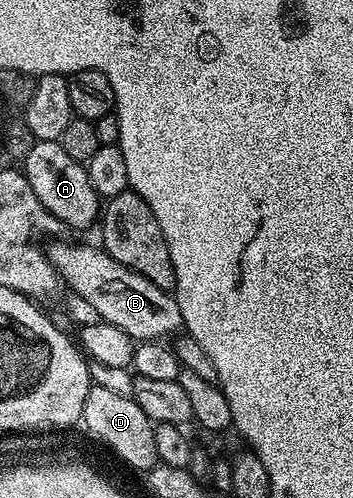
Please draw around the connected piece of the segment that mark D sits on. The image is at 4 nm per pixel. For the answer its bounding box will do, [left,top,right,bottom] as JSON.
[81,385,159,472]

